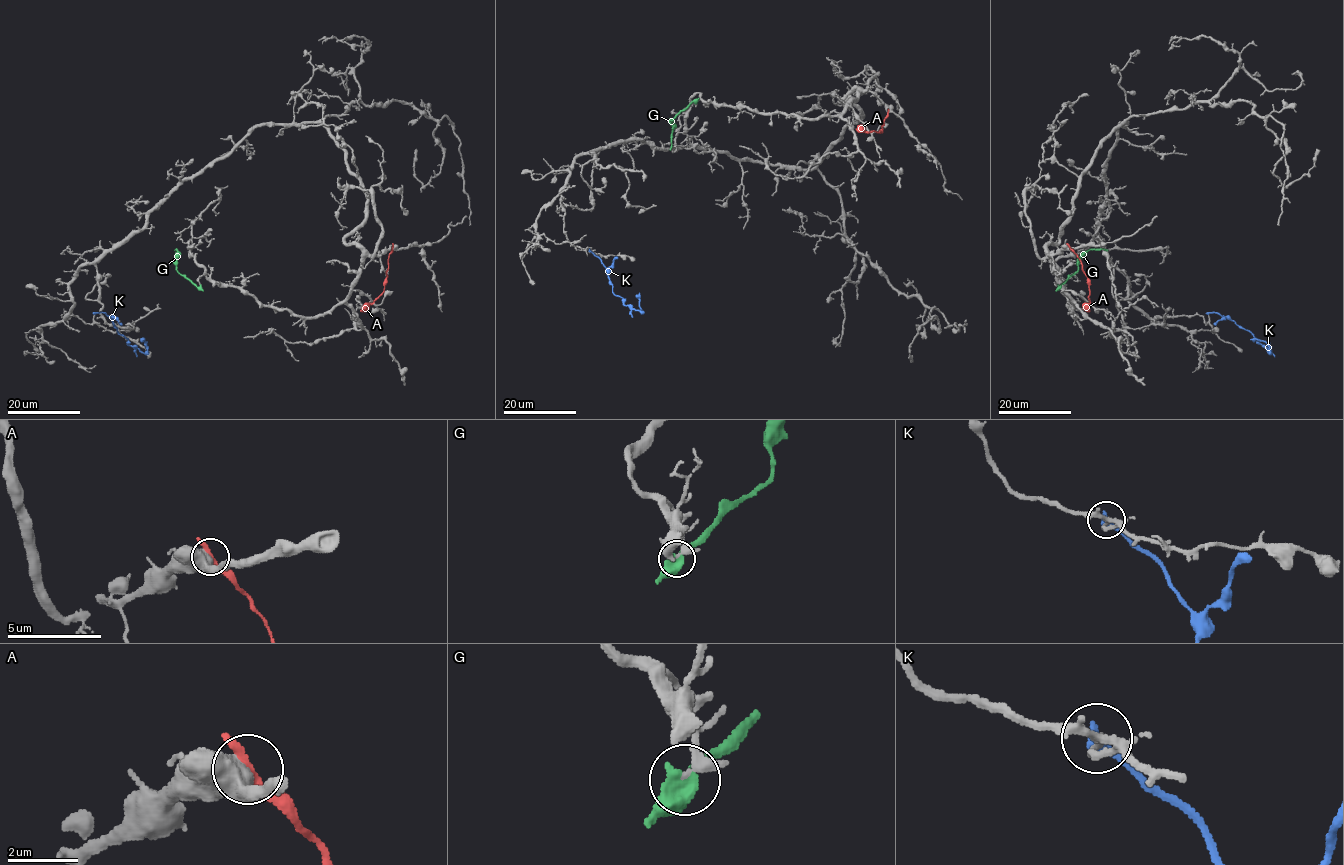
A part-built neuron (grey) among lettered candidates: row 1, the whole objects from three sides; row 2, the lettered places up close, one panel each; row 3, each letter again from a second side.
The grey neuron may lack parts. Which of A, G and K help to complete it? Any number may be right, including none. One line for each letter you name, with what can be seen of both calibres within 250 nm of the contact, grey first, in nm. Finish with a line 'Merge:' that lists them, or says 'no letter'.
Merge: no letter

